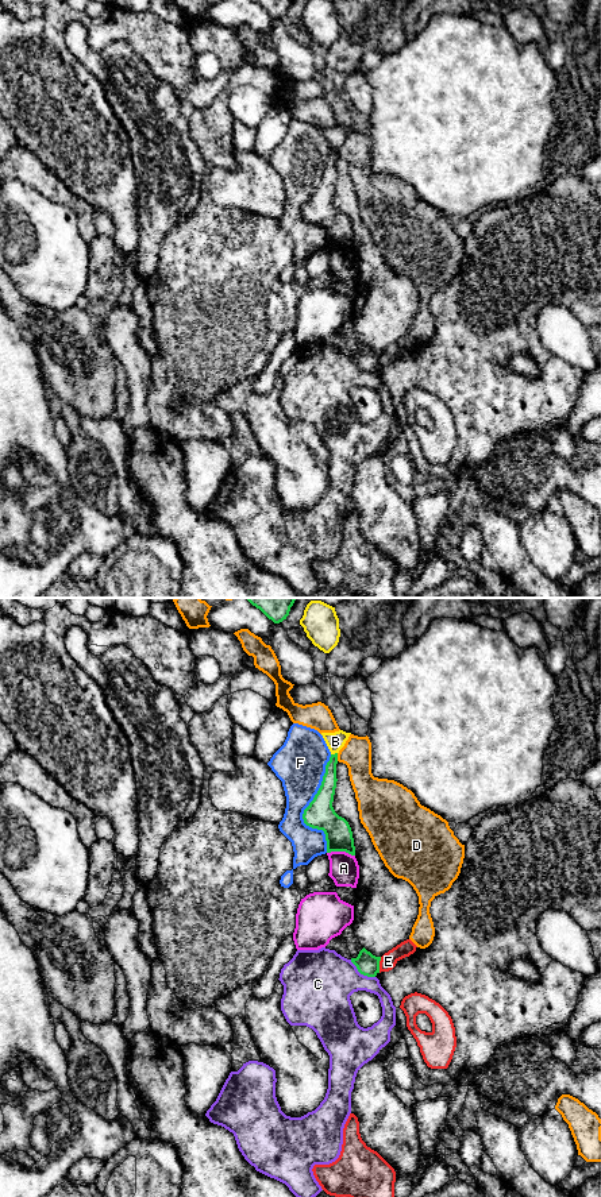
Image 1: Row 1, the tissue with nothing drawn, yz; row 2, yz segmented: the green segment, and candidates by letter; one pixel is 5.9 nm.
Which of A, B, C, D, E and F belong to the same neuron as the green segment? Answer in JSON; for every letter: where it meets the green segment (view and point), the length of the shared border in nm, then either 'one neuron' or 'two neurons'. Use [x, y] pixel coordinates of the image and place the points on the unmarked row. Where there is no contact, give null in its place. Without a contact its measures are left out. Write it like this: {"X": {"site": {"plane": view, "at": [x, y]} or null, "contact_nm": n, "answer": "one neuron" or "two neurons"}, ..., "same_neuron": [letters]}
{"A": {"site": {"plane": "yz", "at": [341, 246]}, "contact_nm": 170, "answer": "two neurons"}, "B": {"site": {"plane": "yz", "at": [335, 149]}, "contact_nm": 40, "answer": "two neurons"}, "C": {"site": {"plane": "yz", "at": [361, 369]}, "contact_nm": 190, "answer": "two neurons"}, "D": {"site": {"plane": "yz", "at": [336, 153]}, "contact_nm": 50, "answer": "two neurons"}, "E": {"site": {"plane": "yz", "at": [378, 360]}, "contact_nm": 100, "answer": "two neurons"}, "F": {"site": {"plane": "yz", "at": [305, 204]}, "contact_nm": 600, "answer": "two neurons"}, "same_neuron": []}

